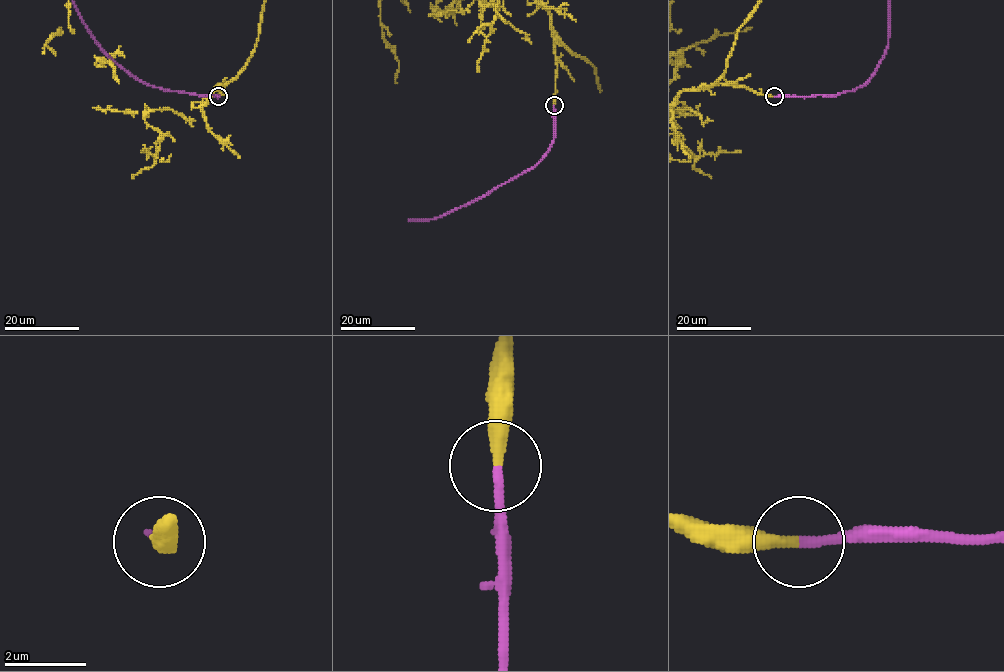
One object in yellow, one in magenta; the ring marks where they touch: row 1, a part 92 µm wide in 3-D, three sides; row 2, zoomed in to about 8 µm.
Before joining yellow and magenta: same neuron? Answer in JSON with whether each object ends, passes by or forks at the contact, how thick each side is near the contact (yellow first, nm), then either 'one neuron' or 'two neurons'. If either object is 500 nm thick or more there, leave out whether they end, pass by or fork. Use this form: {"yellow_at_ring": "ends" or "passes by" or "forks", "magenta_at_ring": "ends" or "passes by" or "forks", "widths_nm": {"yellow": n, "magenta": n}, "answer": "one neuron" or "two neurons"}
{"yellow_at_ring": "ends", "magenta_at_ring": "ends", "widths_nm": {"yellow": 320, "magenta": 240}, "answer": "one neuron"}

